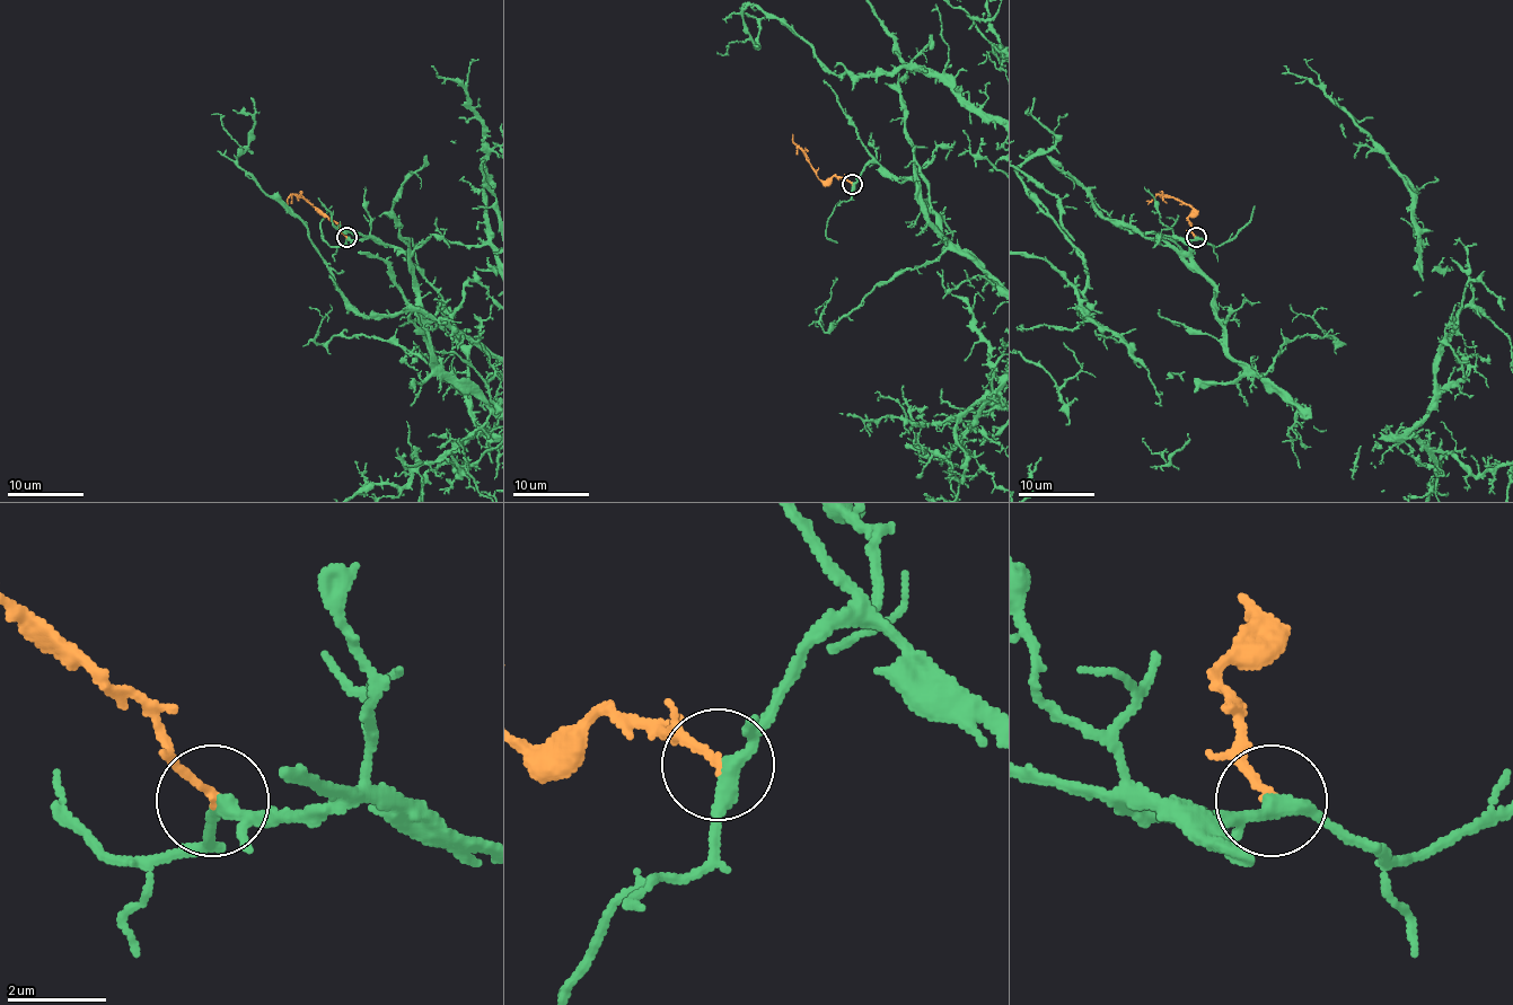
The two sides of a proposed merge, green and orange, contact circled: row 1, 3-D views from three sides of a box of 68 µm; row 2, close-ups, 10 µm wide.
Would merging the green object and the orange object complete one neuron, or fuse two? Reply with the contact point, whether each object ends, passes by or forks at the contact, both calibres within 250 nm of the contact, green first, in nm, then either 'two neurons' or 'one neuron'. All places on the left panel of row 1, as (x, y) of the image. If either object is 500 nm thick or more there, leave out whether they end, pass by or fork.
place (346, 237); green forks; orange ends; calibres 240 and 180 nm; one neuron

